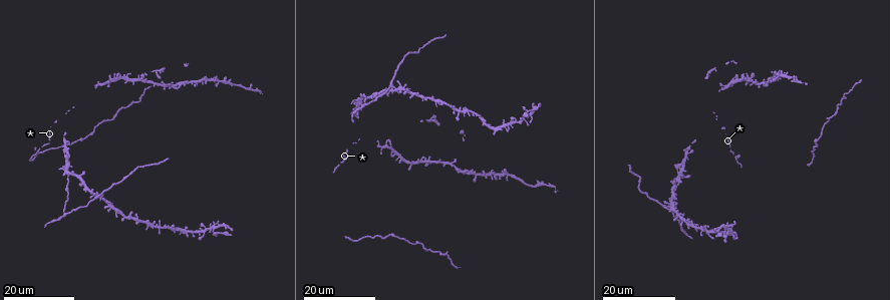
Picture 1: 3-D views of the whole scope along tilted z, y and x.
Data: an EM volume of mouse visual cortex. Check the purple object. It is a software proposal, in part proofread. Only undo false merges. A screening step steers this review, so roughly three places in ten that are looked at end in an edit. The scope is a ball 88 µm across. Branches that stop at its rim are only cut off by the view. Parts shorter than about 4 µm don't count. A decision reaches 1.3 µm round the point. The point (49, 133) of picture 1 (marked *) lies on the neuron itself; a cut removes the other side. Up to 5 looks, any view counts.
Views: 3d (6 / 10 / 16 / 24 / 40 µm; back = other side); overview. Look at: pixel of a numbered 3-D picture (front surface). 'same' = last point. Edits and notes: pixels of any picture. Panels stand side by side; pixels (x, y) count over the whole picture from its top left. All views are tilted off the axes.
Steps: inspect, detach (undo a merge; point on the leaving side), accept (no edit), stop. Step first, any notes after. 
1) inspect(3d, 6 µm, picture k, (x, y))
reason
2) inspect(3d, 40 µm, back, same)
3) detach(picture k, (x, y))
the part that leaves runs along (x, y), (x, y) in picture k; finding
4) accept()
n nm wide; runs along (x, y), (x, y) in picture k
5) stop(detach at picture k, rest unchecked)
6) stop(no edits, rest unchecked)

inspect(3d, 16 µm, picture 1, (429, 161))
two arms at a narrow angle

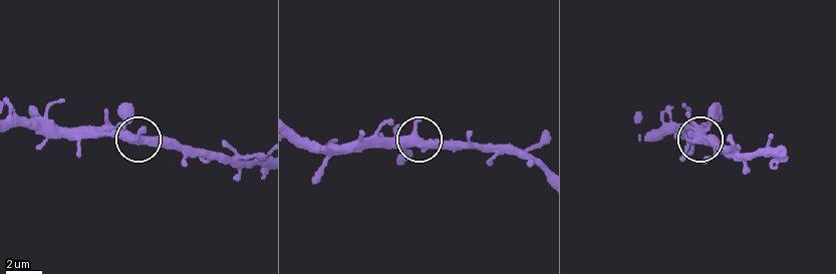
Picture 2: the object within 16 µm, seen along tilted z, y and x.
inspect(3d, 10 µm, picture 2, (416, 136))

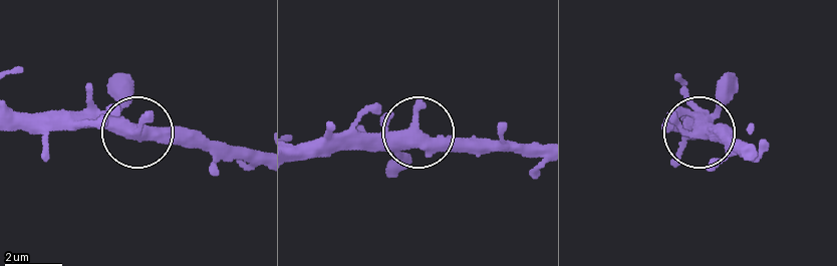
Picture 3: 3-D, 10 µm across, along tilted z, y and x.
accept()
runs along (295, 147), (393, 148), (417, 136), (487, 141) in picture 3; all the same neuron

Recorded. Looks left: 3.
inspect(3d, 24 µm, picture 1, (446, 254))
sudden change in width

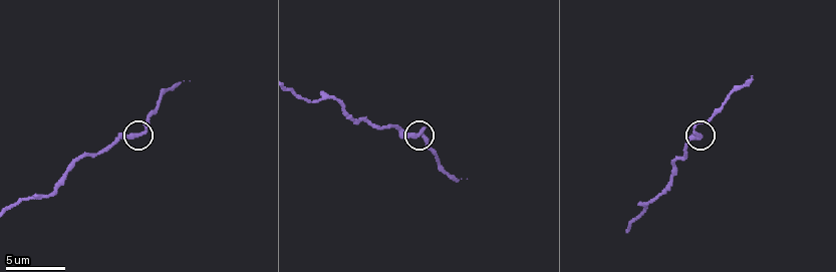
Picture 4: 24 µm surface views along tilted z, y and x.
inspect(3d, 10 µm, picture 4, (698, 134))

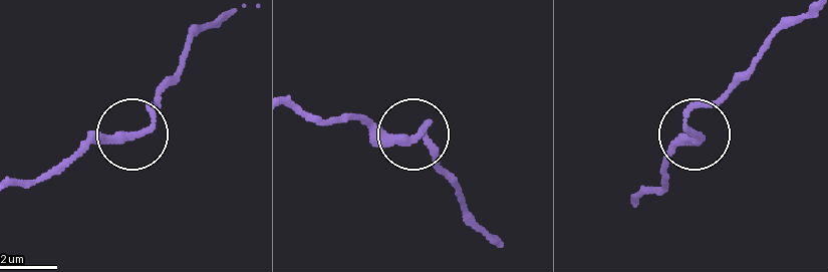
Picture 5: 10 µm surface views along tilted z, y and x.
inspect(3d, 10 µm, back, picture 5, (135, 134))

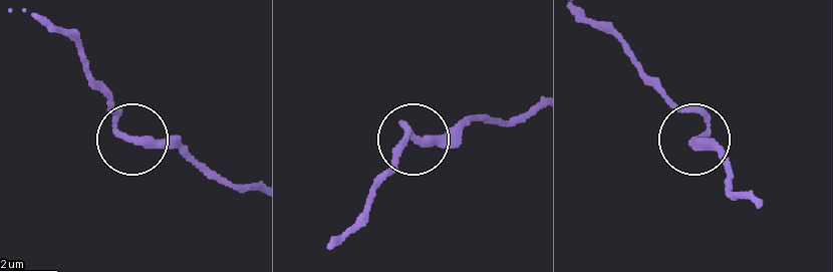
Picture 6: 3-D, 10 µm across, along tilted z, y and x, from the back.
accept()
260 nm wide; runs along (254, 190), (213, 179), (167, 144), (123, 134), (97, 88) in picture 6; continuous, no second neuron

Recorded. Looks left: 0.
stop(no edits, rest unchecked)

